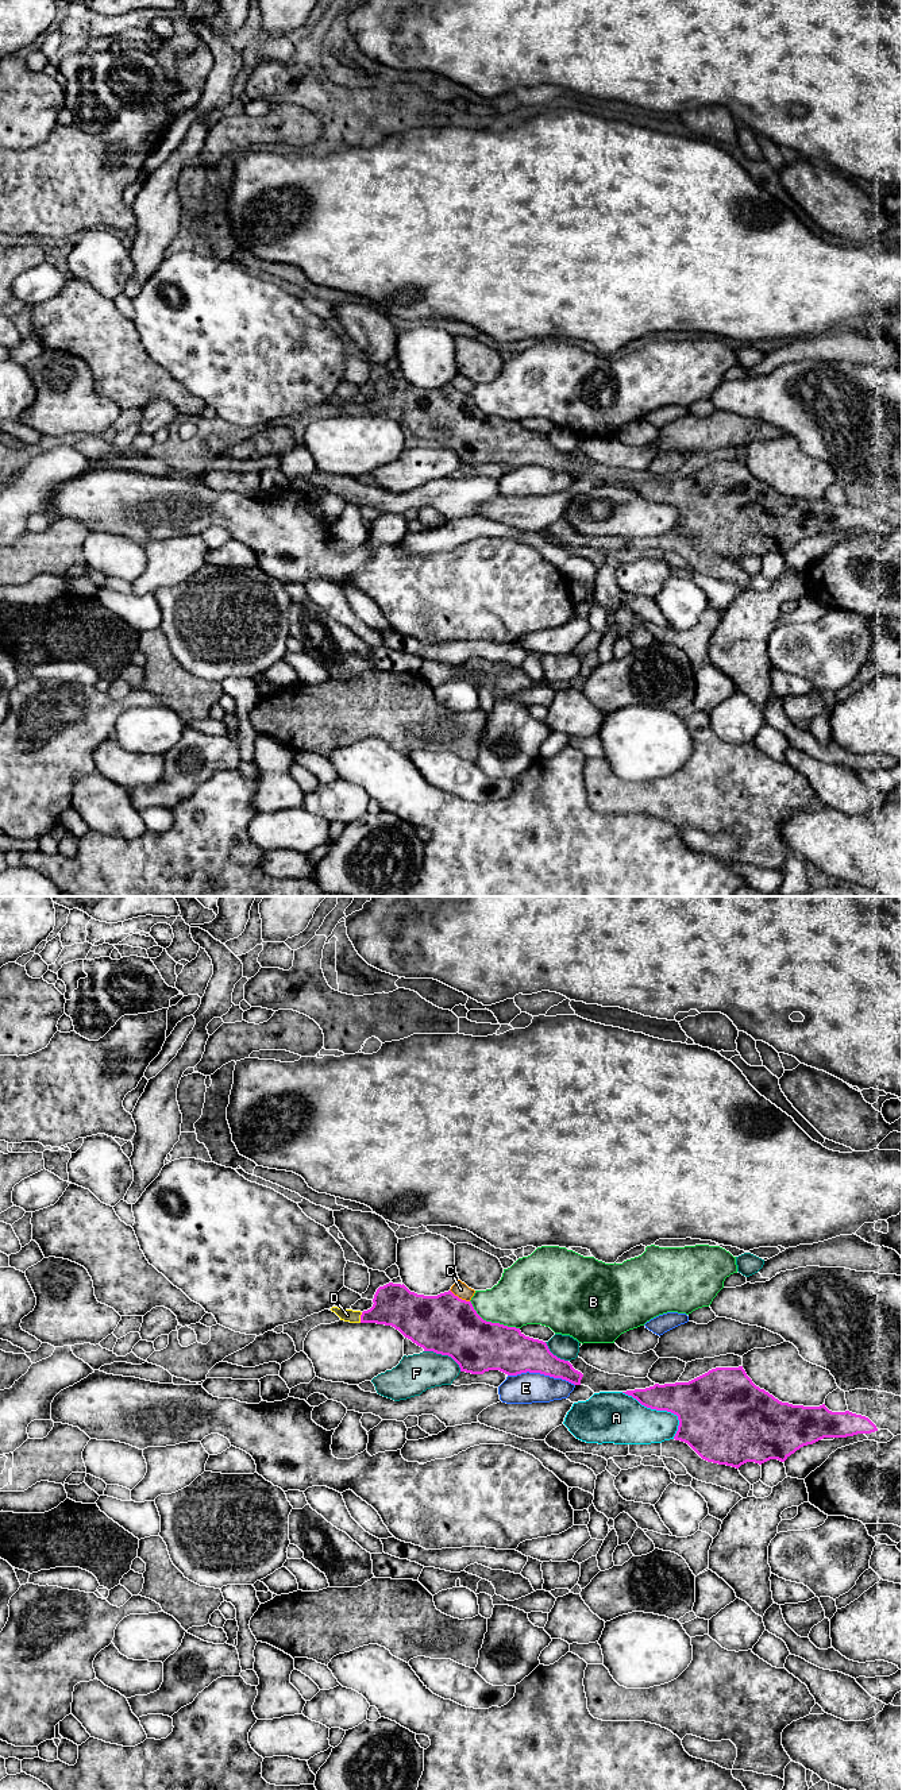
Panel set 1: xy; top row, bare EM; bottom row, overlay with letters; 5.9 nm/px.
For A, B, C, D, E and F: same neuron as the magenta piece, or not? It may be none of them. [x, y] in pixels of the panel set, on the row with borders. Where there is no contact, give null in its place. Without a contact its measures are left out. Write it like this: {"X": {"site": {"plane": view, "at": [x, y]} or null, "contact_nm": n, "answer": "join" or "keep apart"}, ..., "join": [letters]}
{"A": {"site": {"plane": "xy", "at": [660, 1409]}, "contact_nm": 420, "answer": "keep apart"}, "B": {"site": {"plane": "xy", "at": [490, 1322]}, "contact_nm": 340, "answer": "keep apart"}, "C": {"site": {"plane": "xy", "at": [458, 1297]}, "contact_nm": 140, "answer": "keep apart"}, "D": {"site": {"plane": "xy", "at": [361, 1318]}, "contact_nm": 70, "answer": "join"}, "E": {"site": {"plane": "xy", "at": [542, 1373]}, "contact_nm": 400, "answer": "keep apart"}, "F": {"site": {"plane": "xy", "at": [444, 1354]}, "contact_nm": 260, "answer": "keep apart"}, "join": ["D"]}

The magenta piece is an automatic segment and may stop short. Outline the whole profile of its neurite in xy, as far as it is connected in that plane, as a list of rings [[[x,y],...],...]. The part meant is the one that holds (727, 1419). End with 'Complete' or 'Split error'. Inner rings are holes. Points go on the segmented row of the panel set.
[[[743,1366],[716,1367],[689,1382],[655,1384],[622,1393],[647,1408],[676,1415],[679,1426],[675,1440],[687,1443],[708,1462],[736,1469],[747,1462],[759,1465],[770,1459],[785,1462],[801,1447],[824,1438],[847,1438],[878,1431],[868,1417],[849,1411],[832,1412],[825,1404],[803,1407],[782,1403],[756,1386]]]. Complete

